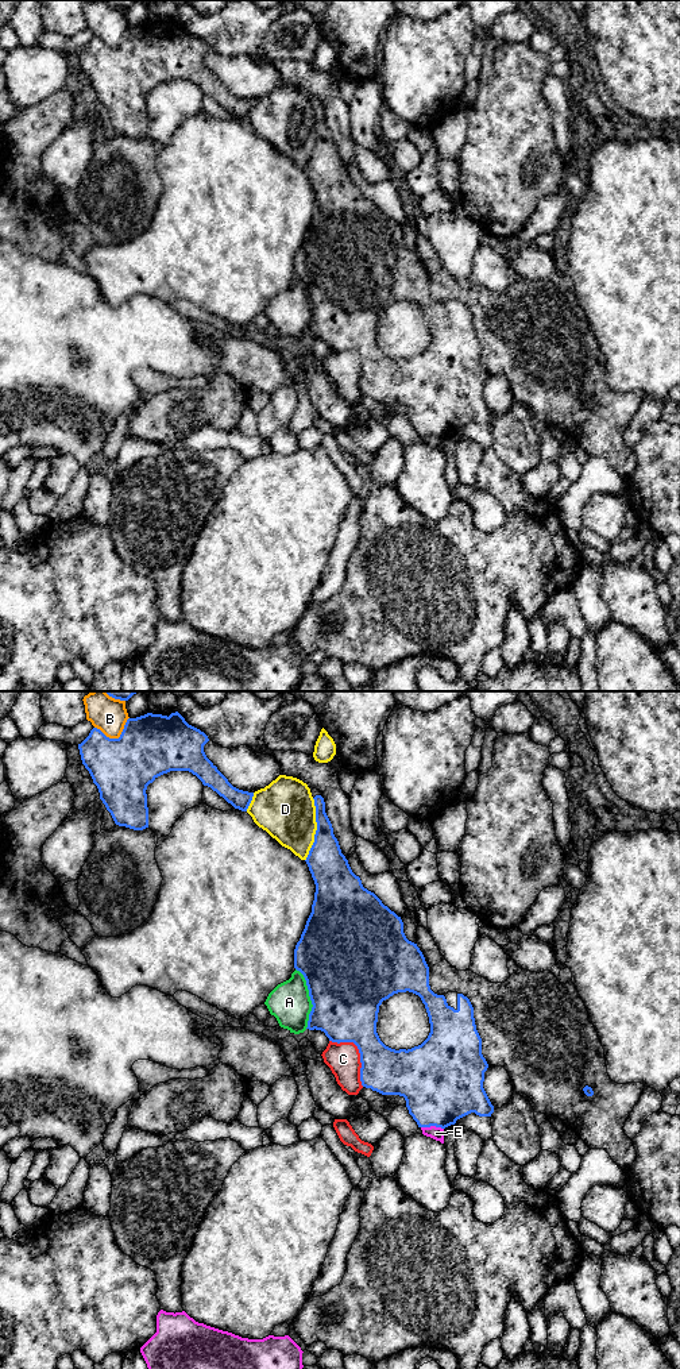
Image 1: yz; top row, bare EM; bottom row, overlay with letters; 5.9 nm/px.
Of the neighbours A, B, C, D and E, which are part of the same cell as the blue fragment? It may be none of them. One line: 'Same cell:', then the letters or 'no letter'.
Same cell: no letter

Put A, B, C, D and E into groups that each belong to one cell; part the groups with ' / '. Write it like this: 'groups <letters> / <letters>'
groups A / B / C / D / E

